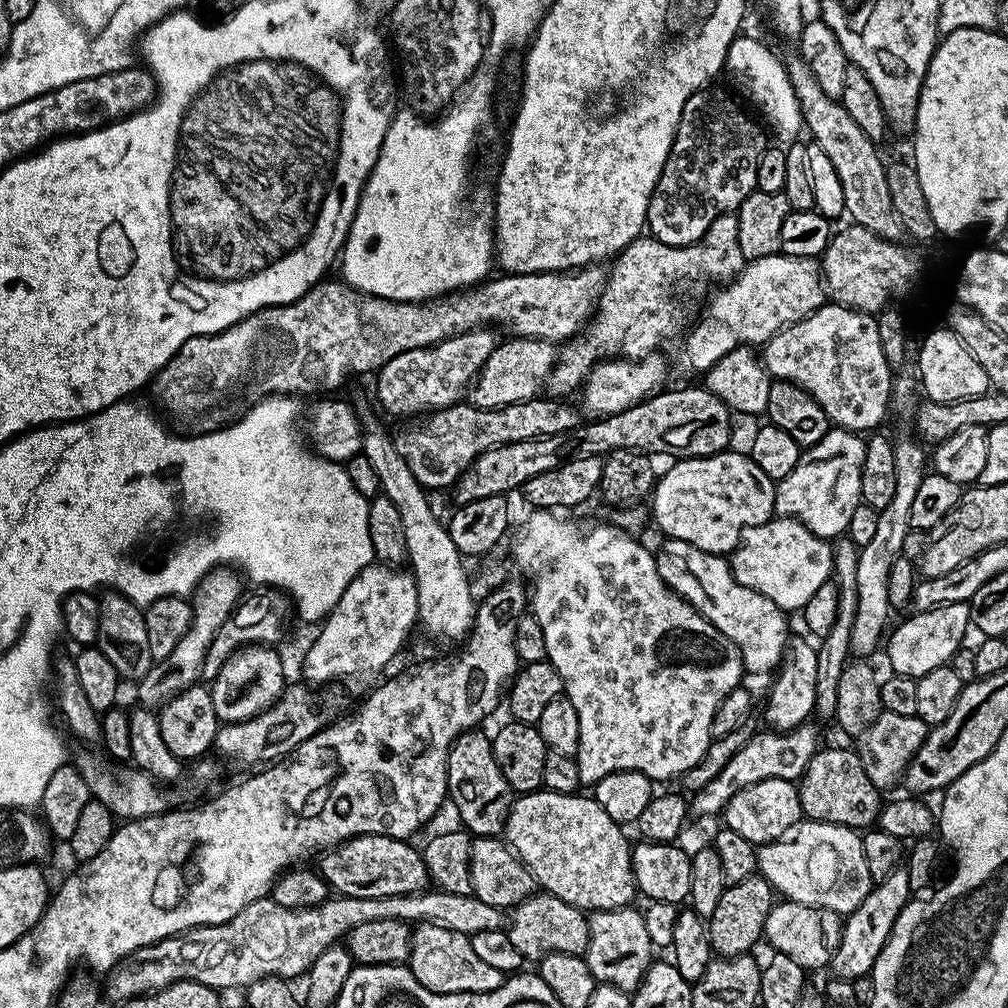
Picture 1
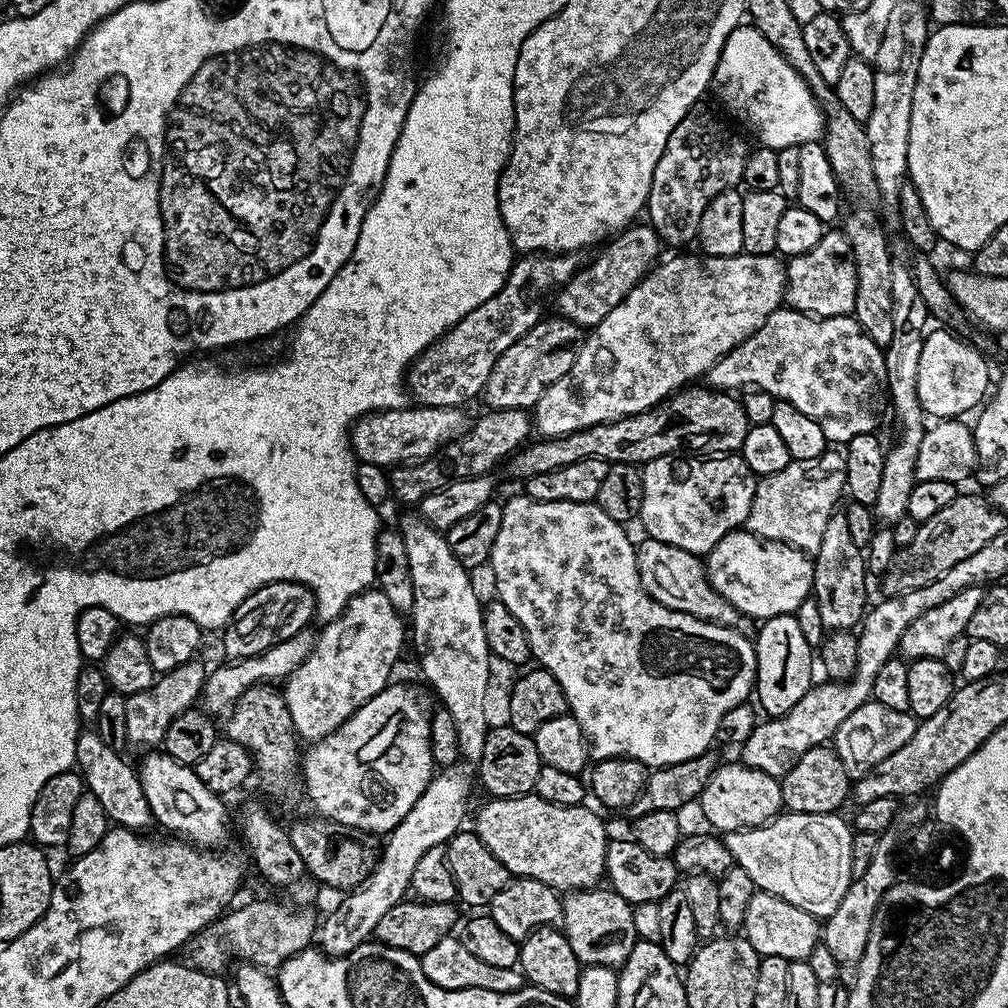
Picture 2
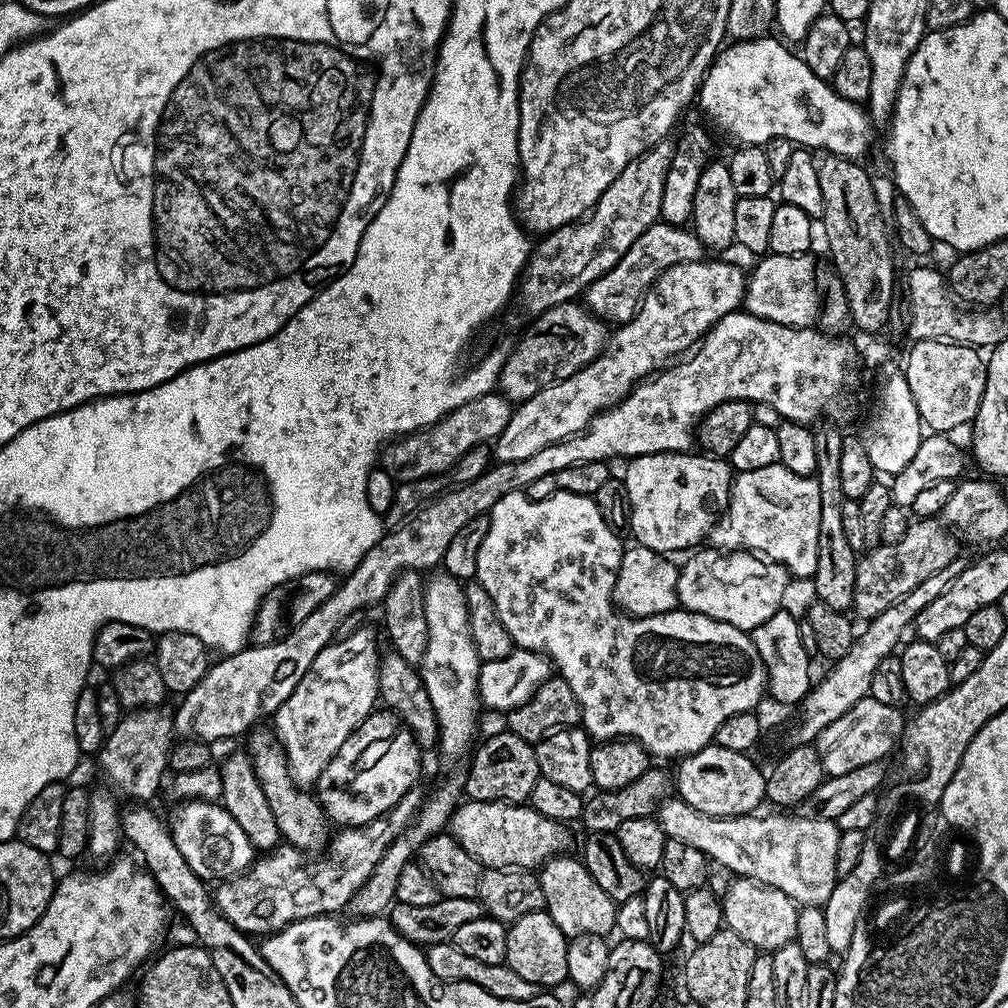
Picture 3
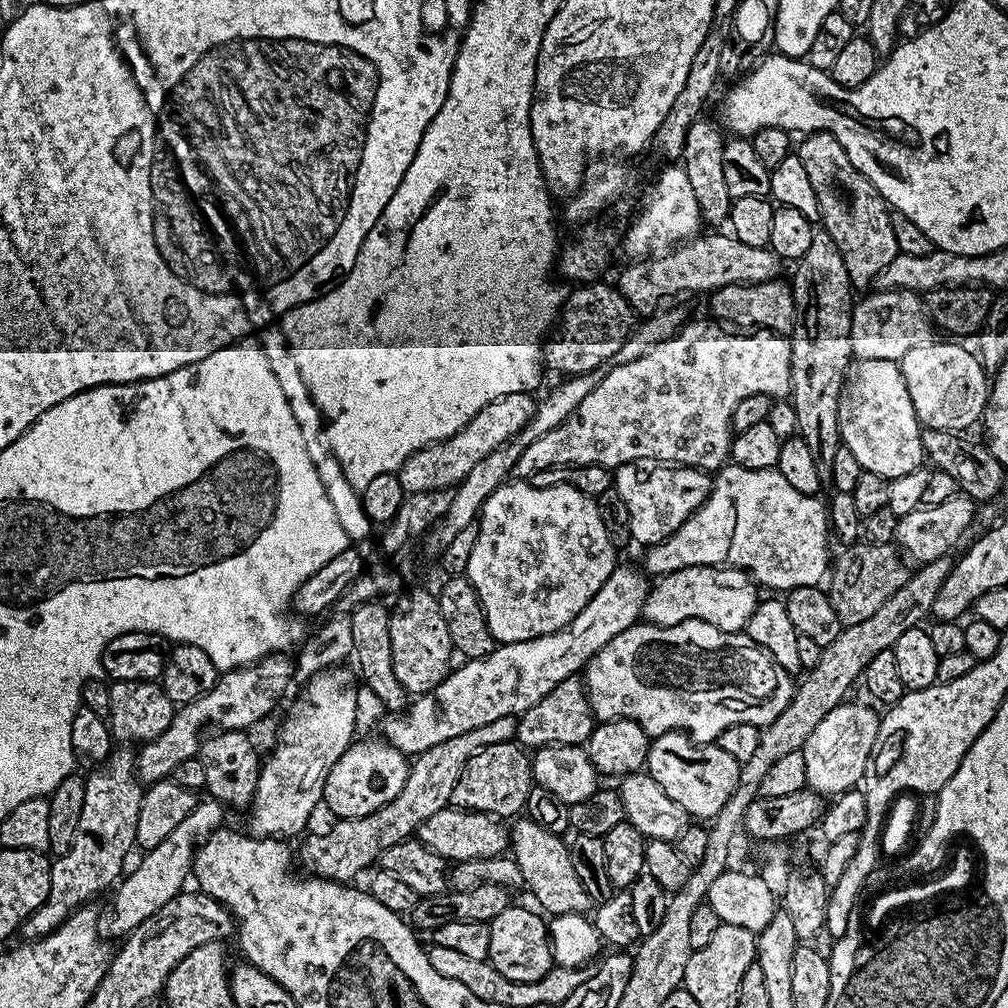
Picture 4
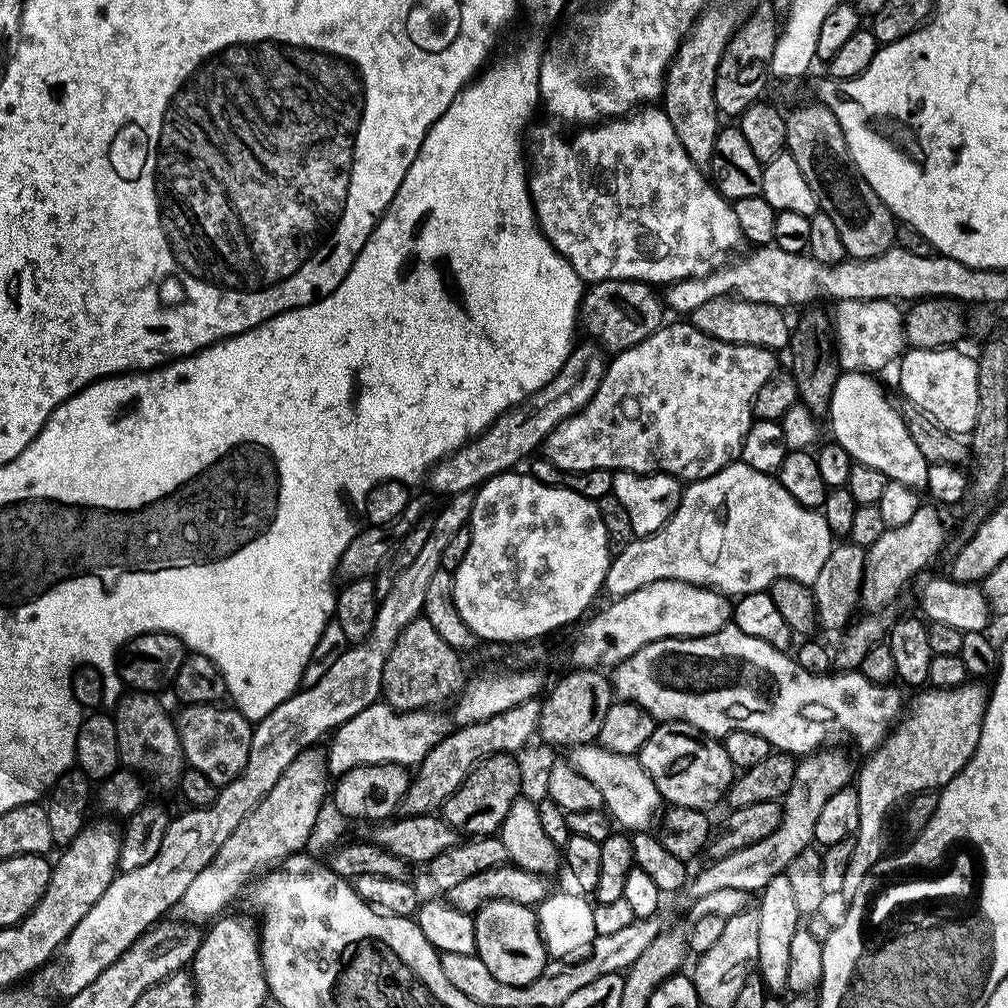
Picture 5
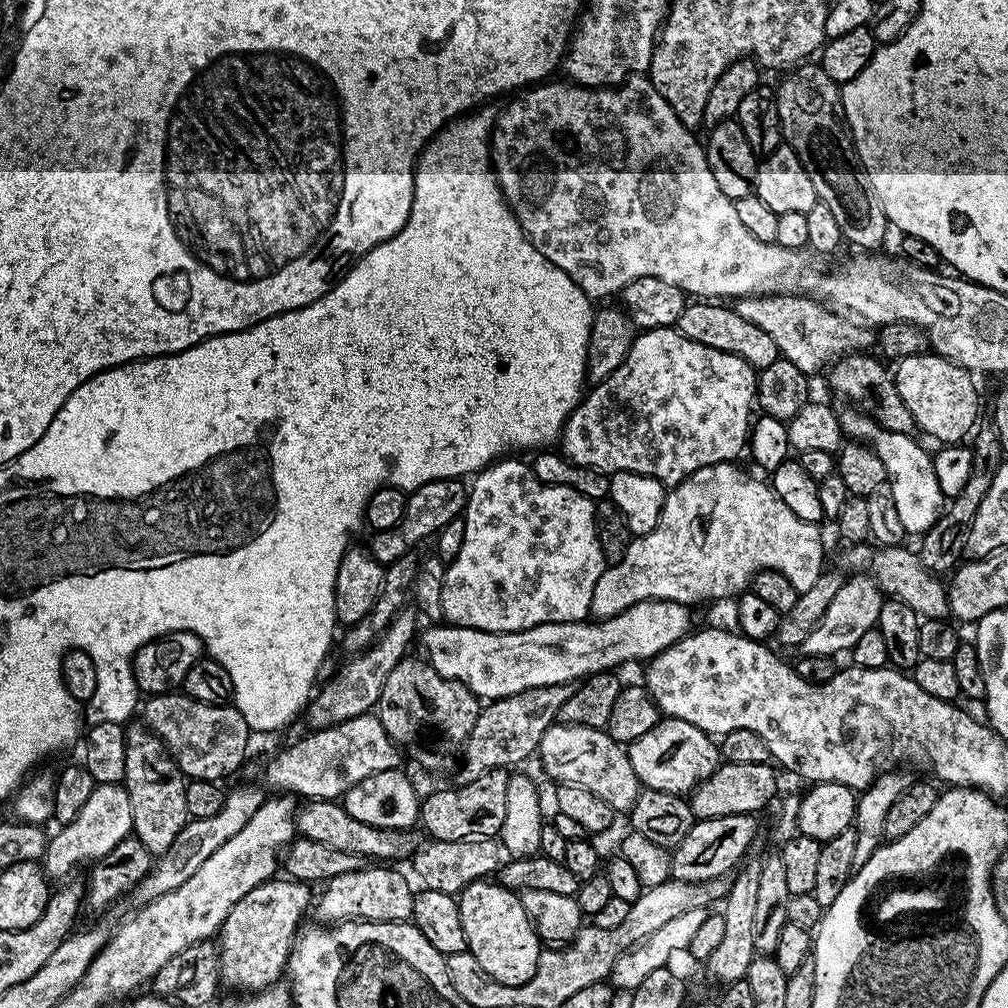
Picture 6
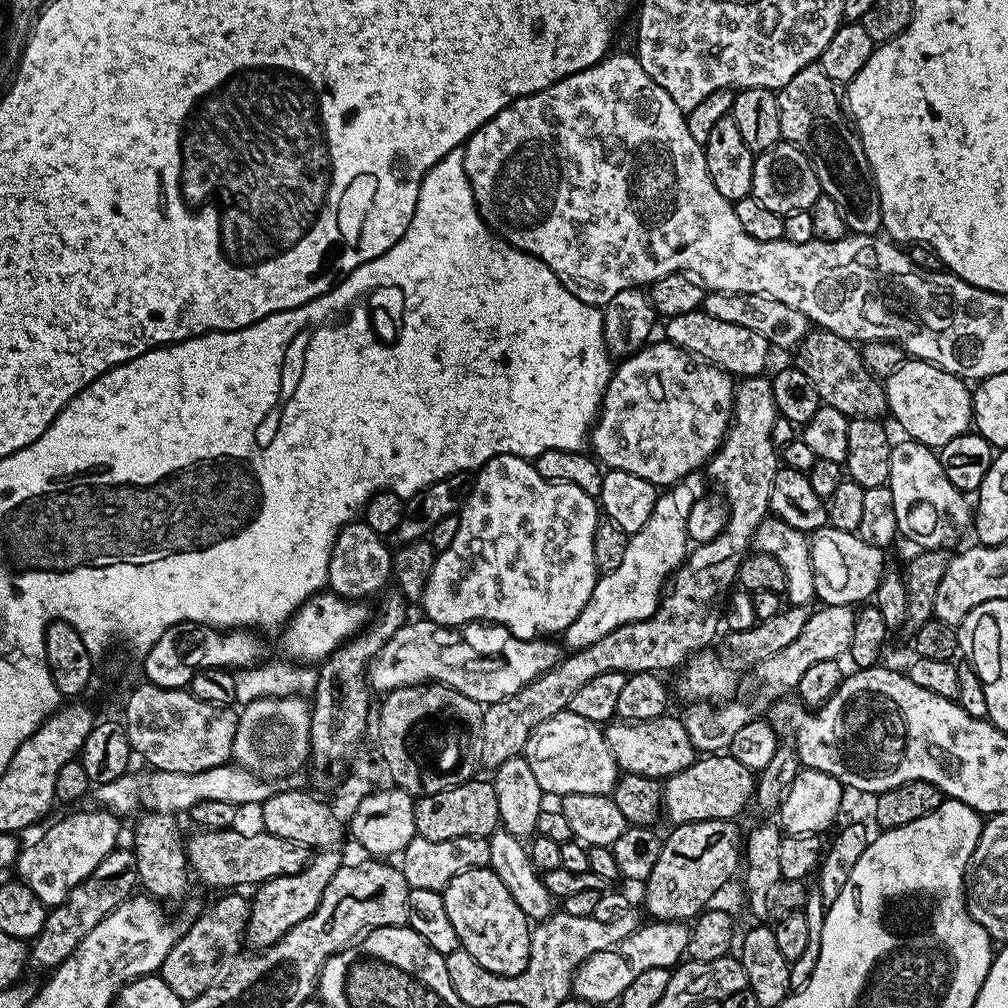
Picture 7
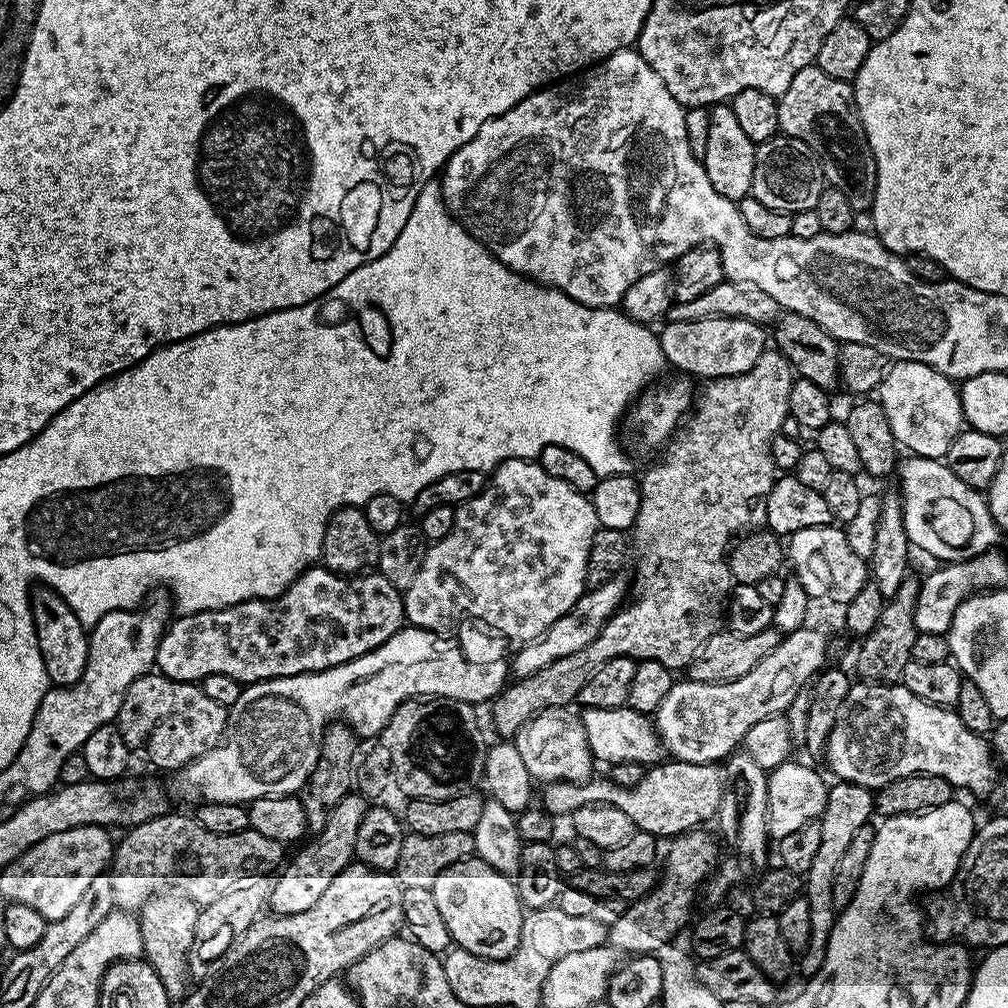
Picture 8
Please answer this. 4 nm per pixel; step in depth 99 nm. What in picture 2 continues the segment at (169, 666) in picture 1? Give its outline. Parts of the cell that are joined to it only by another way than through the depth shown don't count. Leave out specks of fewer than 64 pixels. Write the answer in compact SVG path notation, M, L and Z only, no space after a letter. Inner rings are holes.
M199 659L191 660L174 670L157 675L149 688L127 697L126 738L131 747L152 750L163 745L166 730L170 730L170 722L174 722L178 714L193 707L201 699L206 668L203 668L200 663Z

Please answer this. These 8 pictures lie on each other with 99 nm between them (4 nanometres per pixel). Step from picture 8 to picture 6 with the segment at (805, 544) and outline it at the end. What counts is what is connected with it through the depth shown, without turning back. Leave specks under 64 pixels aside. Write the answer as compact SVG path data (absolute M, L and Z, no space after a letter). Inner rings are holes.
M867 543L857 544L849 547L848 564L852 570L864 570L868 563L872 560L871 575L880 586L880 591L889 597L906 602L906 606L910 606L910 610L914 610L916 615L926 620L943 620L949 615L948 611L948 593L946 584L939 575L933 572L927 572L920 565L919 555L915 551L912 552L905 546L884 546L872 556L872 552L868 549Z

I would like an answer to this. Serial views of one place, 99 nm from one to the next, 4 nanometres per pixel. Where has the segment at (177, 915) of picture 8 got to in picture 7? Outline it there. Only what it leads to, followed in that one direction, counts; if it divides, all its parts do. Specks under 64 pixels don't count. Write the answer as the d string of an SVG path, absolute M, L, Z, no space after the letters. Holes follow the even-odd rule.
M145 811L140 818L132 832L133 845L131 844L136 853L139 885L142 888L144 886L143 891L153 899L176 900L185 894L188 876L190 880L186 865L186 846L183 837L180 838L177 817L163 812Z

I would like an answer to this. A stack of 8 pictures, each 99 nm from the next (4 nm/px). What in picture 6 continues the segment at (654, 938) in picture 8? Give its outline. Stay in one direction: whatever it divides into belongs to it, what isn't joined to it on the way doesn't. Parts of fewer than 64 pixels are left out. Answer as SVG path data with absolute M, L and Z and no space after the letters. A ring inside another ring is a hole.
M748 813L695 821L684 840L673 849L671 879L691 884L705 884L707 880L728 876L744 858L752 838L759 831L760 826L756 824L756 820L755 815Z

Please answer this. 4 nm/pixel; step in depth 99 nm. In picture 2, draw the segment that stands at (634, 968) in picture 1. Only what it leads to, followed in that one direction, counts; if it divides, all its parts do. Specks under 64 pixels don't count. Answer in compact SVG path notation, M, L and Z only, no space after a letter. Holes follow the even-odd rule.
M608 886L582 888L579 892L567 893L563 901L562 931L570 942L570 950L574 950L581 965L601 964L607 968L619 969L626 958L630 958L630 950L634 950L638 939L634 930L634 906Z

